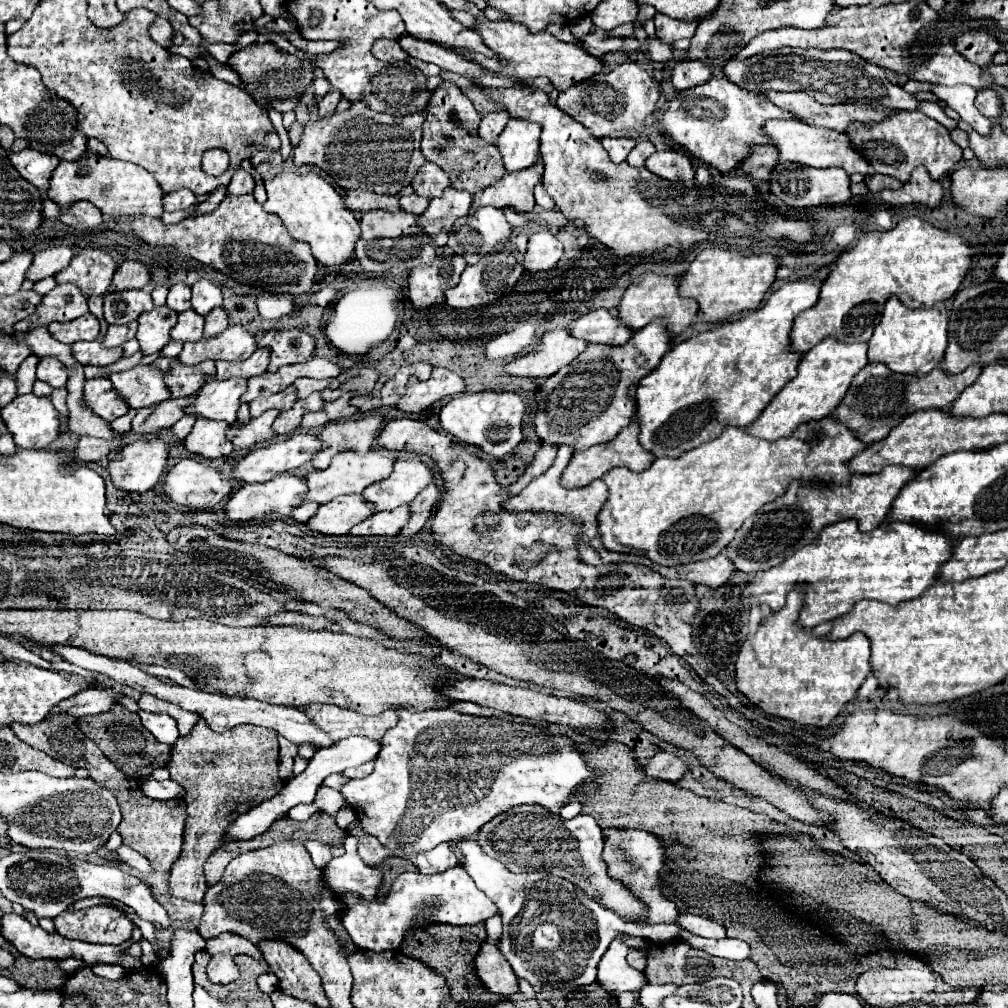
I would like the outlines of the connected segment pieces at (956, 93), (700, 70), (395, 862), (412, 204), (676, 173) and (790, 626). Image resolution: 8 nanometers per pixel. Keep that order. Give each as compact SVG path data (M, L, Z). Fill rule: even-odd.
M932 84L932 90L940 100L944 100L952 110L956 110L960 114L960 118L964 122L968 122L976 132L980 134L990 134L992 128L992 120L984 118L976 106L974 106L974 98L976 98L976 90L968 88L966 84L958 84L958 86L940 86L940 84Z
M678 60L672 66L670 82L674 84L674 88L686 90L686 88L692 88L692 86L706 82L710 76L712 76L712 72L704 62L700 62L700 60Z
M386 858L380 864L380 872L382 872L382 886L378 888L378 896L384 896L384 892L388 892L392 880L396 878L396 874L404 872L404 870L412 870L416 872L416 866L410 860L402 860L402 858Z
M410 194L410 196L404 196L400 198L400 208L406 210L406 212L414 212L414 214L422 214L426 208L428 208L428 198L424 196L418 196L418 194Z
M664 150L664 152L654 152L646 160L646 168L666 180L692 180L694 178L694 166L690 158L684 152L676 150Z
M808 584L794 586L790 594L786 596L786 604L778 612L772 612L758 626L756 634L746 636L738 652L738 660L736 660L736 686L742 694L748 696L752 704L760 706L764 712L772 716L794 720L802 726L824 728L840 714L846 702L856 698L856 690L866 680L866 676L872 672L870 640L860 632L854 632L846 640L826 640L826 638L816 638L810 630L802 628L798 624L798 616L800 616L800 610L804 608L806 586Z

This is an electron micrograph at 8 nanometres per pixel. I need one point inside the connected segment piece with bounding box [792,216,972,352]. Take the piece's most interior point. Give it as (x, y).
(921, 264)

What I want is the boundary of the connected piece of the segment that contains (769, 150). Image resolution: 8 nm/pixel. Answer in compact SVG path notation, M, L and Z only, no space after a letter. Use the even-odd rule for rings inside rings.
M756 146L740 166L750 178L768 180L776 162L778 162L778 152L774 146Z

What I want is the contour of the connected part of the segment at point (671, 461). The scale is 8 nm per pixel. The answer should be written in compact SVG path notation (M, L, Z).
M828 416L800 424L792 436L780 438L778 442L768 442L748 434L746 428L730 426L712 442L700 444L698 448L688 450L678 458L658 458L650 468L642 472L612 468L604 474L610 496L598 514L602 542L608 550L614 552L630 552L630 548L640 550L652 562L664 566L712 558L730 544L734 532L746 518L758 512L764 504L782 496L792 480L848 484L848 480L854 476L848 468L848 462L864 448L866 444L856 438L852 430L848 430L840 420Z

